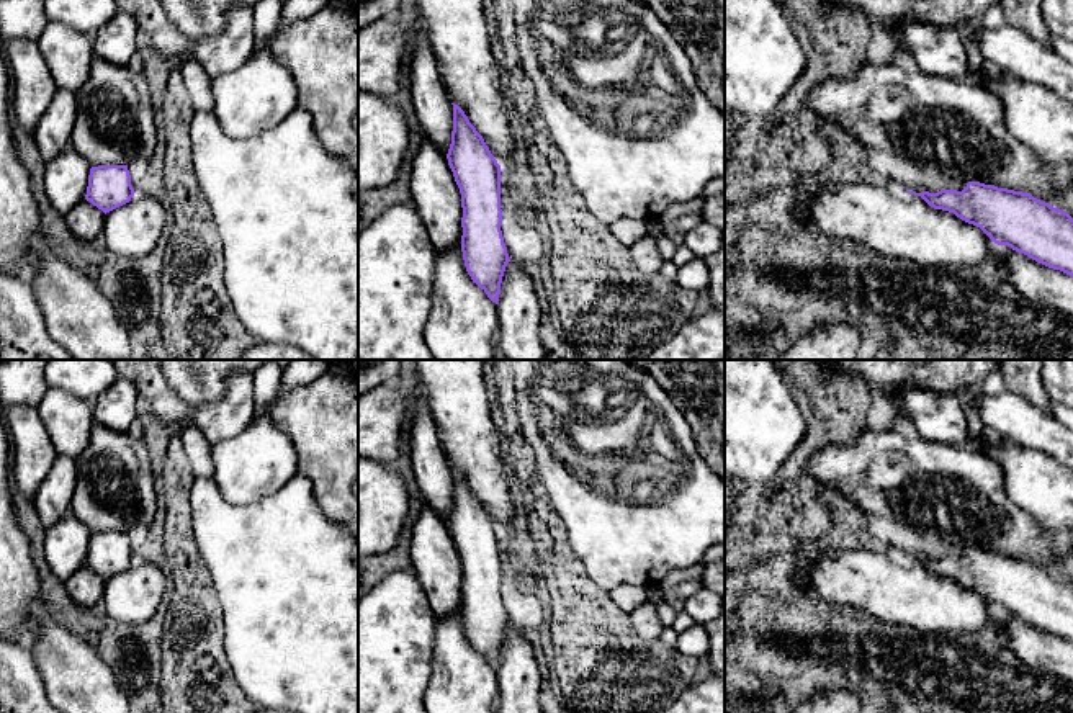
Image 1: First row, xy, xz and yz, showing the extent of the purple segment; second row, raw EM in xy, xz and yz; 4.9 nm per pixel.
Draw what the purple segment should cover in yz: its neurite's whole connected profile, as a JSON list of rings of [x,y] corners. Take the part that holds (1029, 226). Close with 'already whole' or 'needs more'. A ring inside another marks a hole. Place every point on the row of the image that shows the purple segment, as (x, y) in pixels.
[[[968,182],[962,191],[903,191],[980,227],[991,242],[1073,276],[1073,217],[1030,193]]]; already whole

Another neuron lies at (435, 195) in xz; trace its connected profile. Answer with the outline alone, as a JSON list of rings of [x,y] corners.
[[[425,134],[412,160],[411,193],[435,253],[461,244],[461,193],[447,155]]]

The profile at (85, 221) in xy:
[[[82,200],[64,217],[75,237],[83,240],[101,237],[105,213],[90,201]]]

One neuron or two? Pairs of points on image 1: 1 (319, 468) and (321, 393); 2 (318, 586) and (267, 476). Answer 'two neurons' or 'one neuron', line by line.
1: one neuron
2: two neurons

